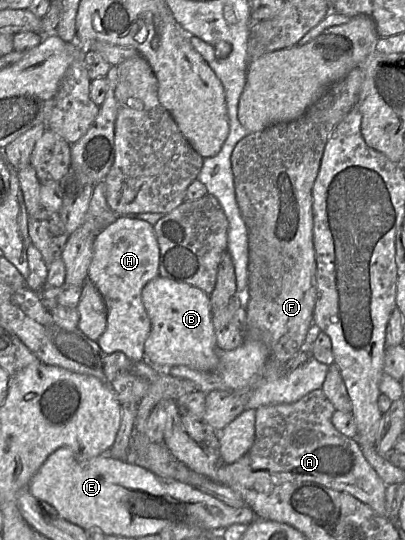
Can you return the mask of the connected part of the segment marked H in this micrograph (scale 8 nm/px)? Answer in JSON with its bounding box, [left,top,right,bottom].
[88,215,160,362]

